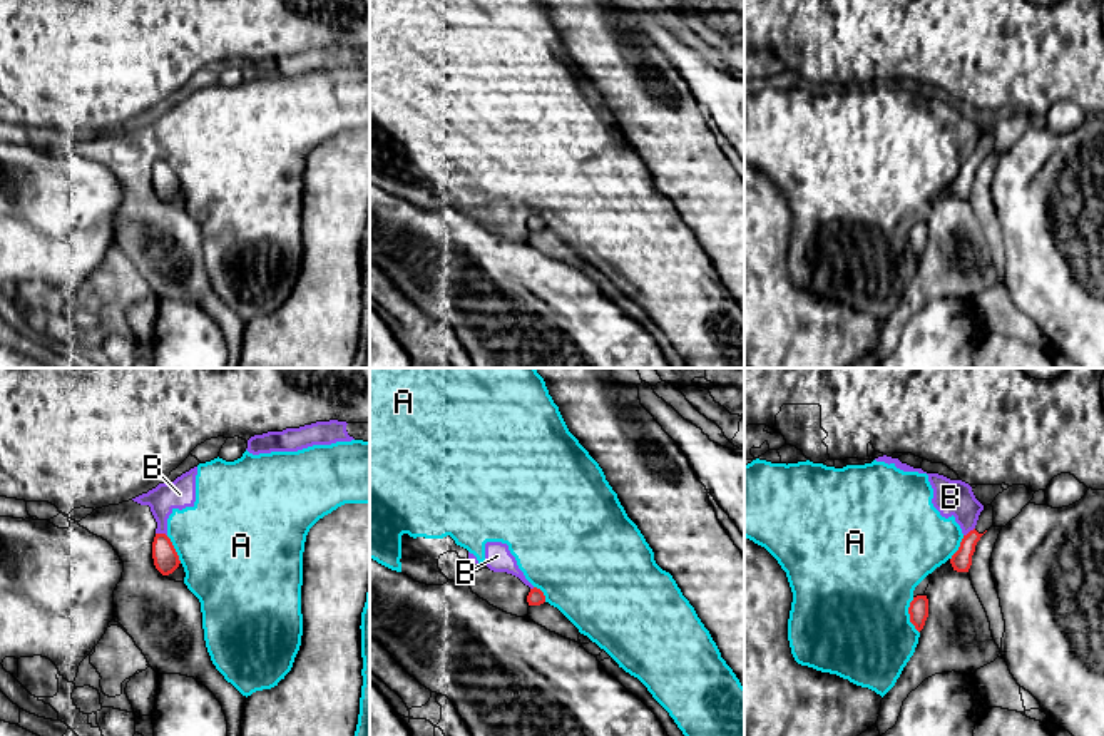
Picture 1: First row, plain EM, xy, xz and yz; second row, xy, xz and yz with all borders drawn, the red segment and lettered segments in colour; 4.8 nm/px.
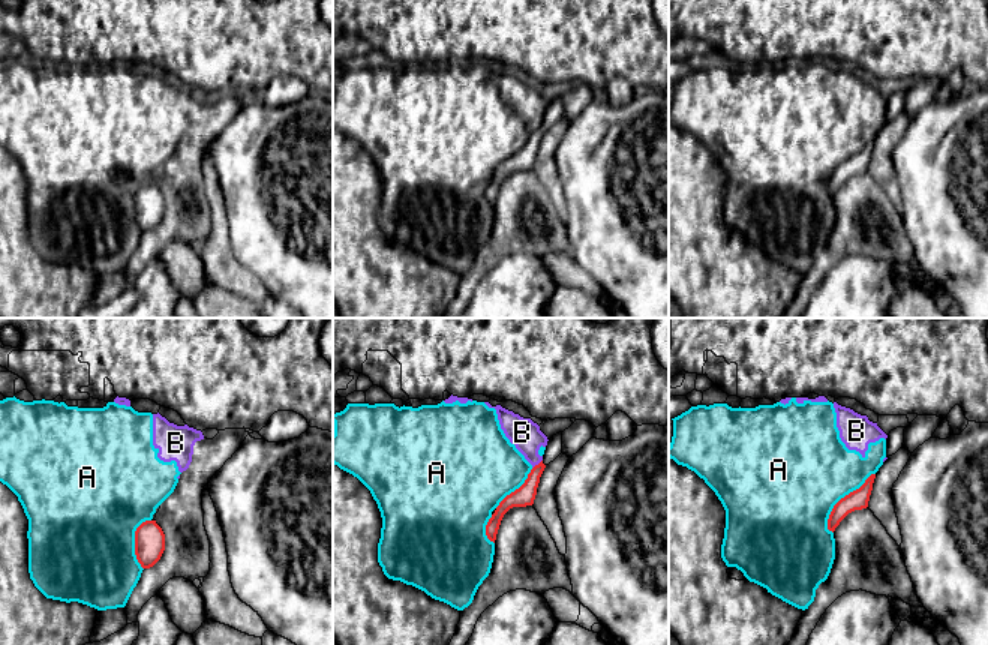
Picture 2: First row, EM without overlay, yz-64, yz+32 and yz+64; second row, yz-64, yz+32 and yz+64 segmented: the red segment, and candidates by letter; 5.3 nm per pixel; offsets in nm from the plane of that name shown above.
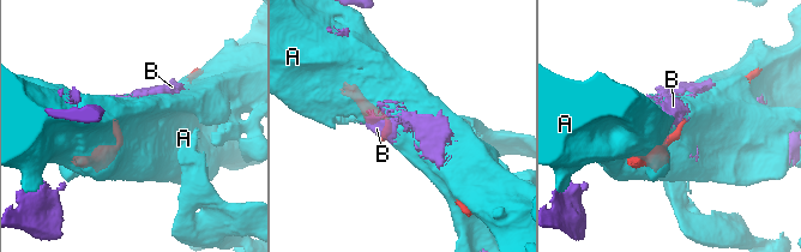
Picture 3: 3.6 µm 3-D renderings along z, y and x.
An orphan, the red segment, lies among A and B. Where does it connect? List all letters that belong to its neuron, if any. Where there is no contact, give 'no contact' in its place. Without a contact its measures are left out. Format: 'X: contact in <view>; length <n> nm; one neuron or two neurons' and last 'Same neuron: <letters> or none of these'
A: contact in yz; length 180 nm; two neurons
B: contact in xy; length 60 nm; two neurons
Same neuron: none of these

